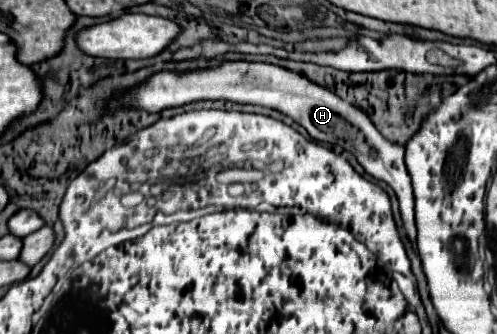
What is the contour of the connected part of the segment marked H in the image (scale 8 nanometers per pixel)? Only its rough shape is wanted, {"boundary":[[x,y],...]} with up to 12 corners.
{"boundary":[[258,61],[158,71],[102,115],[196,101],[276,109],[312,139],[342,145],[398,195],[410,241],[404,147],[354,105],[296,71]]}

